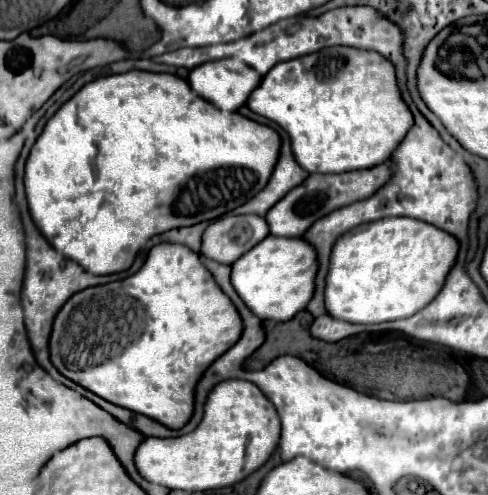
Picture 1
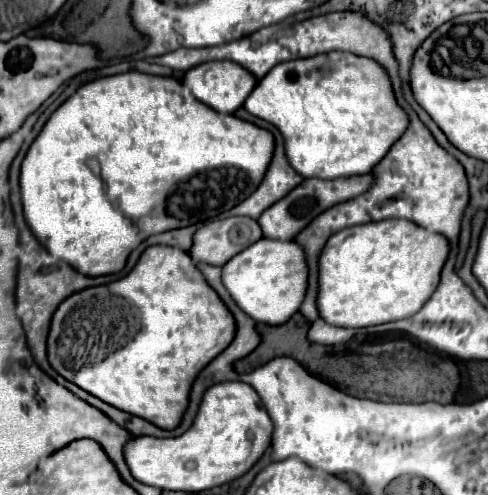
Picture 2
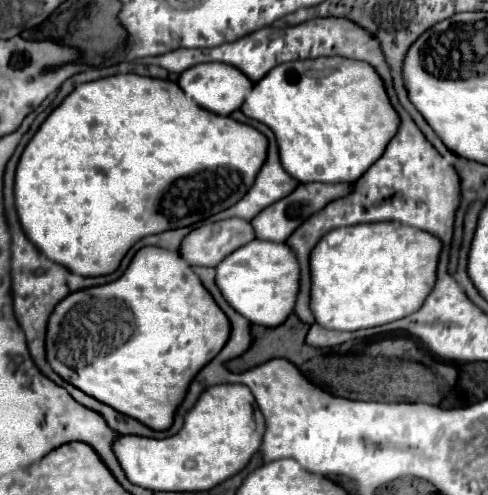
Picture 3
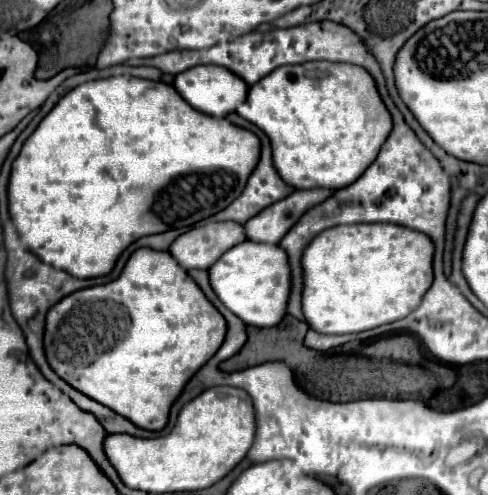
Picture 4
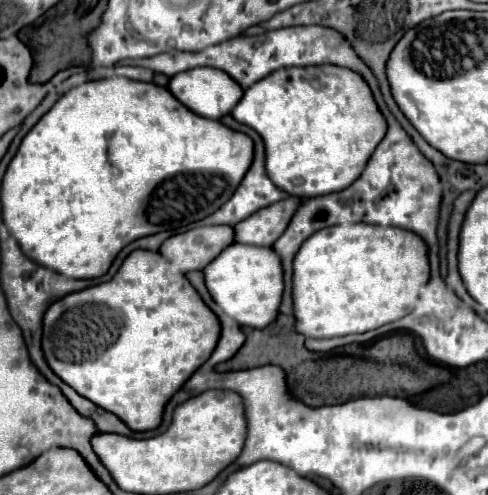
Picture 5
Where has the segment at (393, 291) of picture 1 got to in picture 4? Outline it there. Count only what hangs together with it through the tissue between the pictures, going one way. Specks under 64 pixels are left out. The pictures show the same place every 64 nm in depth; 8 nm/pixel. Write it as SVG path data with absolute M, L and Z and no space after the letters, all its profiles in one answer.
M352 224L324 230L302 254L306 322L322 334L352 334L406 318L432 286L432 258L432 240L404 226Z

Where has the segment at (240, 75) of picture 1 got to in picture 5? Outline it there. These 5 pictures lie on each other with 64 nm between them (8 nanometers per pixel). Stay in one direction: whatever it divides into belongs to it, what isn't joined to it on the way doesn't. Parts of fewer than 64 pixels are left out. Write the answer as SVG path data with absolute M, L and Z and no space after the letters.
M194 68L192 72L180 72L180 76L174 76L170 80L168 88L192 112L196 112L204 118L212 118L212 120L220 120L222 116L230 114L232 108L240 102L242 94L244 94L244 90L236 84L236 80L232 80L228 74L224 74L216 68Z

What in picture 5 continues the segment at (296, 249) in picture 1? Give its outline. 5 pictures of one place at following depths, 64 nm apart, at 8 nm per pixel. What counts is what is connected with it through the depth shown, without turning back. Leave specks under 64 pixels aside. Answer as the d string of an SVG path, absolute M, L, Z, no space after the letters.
M232 244L204 268L204 278L216 304L222 306L224 312L238 324L266 328L276 320L284 292L284 270L280 264L280 256L276 256L272 248Z

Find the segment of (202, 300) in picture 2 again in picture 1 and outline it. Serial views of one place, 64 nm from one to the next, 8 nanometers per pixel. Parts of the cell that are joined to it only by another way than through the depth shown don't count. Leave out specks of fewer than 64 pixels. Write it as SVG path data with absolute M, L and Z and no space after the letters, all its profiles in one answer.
M164 242L154 246L144 266L136 274L112 282L112 288L144 304L144 332L140 332L140 340L128 344L128 348L124 348L120 356L112 356L108 364L96 364L96 368L68 368L68 364L60 360L60 332L64 332L64 320L76 312L76 304L88 300L88 296L96 296L96 292L88 288L74 294L58 312L50 336L50 360L66 378L100 398L178 430L192 418L194 390L200 376L240 340L244 322L232 300L224 296L208 268L204 268L200 254L184 244Z

